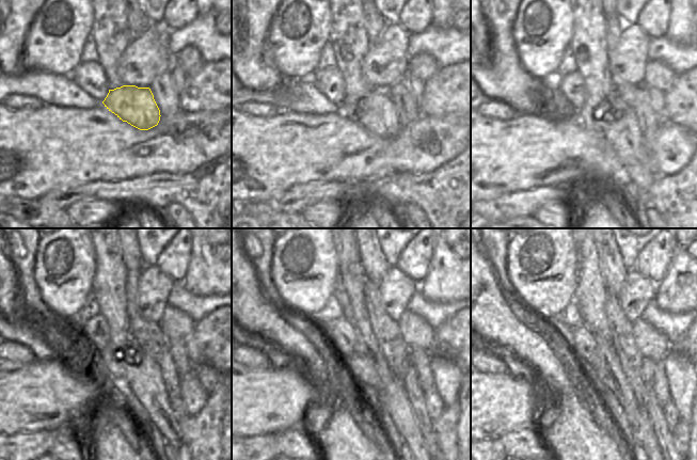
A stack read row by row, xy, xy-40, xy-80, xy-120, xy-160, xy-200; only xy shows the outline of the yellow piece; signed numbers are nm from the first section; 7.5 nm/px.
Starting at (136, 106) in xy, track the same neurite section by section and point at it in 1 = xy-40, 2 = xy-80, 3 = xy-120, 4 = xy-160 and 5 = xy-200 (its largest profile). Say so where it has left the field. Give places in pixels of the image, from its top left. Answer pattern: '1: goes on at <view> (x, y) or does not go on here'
1: goes on at xy-40 (377, 112)
2: goes on at xy-80 (619, 120)
3: goes on at xy-120 (147, 384)
4: goes on at xy-160 (394, 398)
5: goes on at xy-200 (646, 433)

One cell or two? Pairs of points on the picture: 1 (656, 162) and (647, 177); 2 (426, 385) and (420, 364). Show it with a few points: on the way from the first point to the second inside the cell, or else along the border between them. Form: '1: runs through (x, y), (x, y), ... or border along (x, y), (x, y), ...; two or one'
1: border along (637, 149), (636, 159), (644, 167), (658, 174); two
2: runs through (426, 380), (423, 369); one

